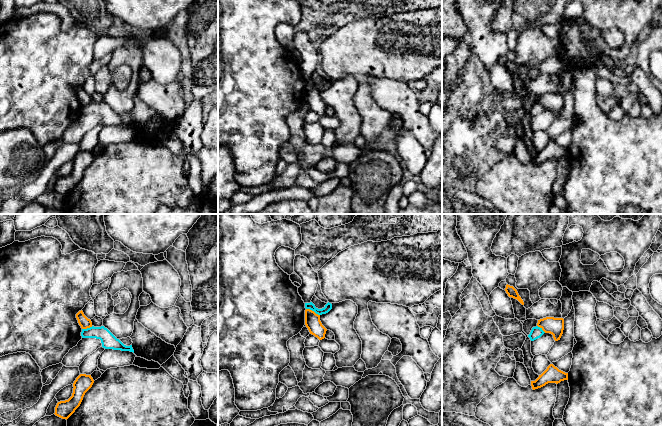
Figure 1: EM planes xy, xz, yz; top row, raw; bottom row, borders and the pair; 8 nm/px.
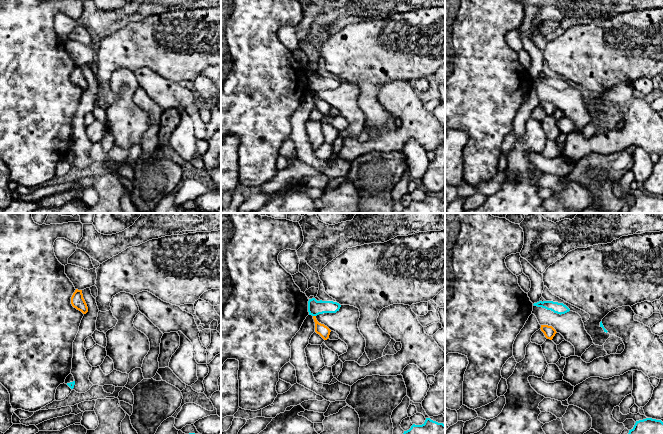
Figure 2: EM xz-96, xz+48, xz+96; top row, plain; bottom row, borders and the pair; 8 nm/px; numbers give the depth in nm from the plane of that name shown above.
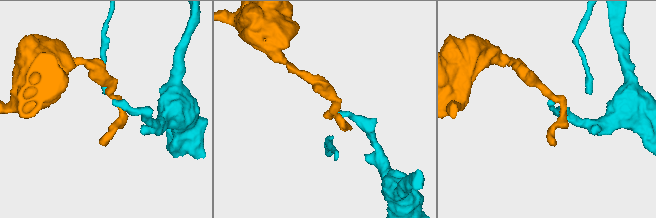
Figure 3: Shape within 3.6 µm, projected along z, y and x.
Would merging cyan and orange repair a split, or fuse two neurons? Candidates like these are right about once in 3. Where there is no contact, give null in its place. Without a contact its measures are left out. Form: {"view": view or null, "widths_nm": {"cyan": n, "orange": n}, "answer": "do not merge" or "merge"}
{"view": "xz", "widths_nm": {"cyan": 60, "orange": 130}, "answer": "do not merge"}

